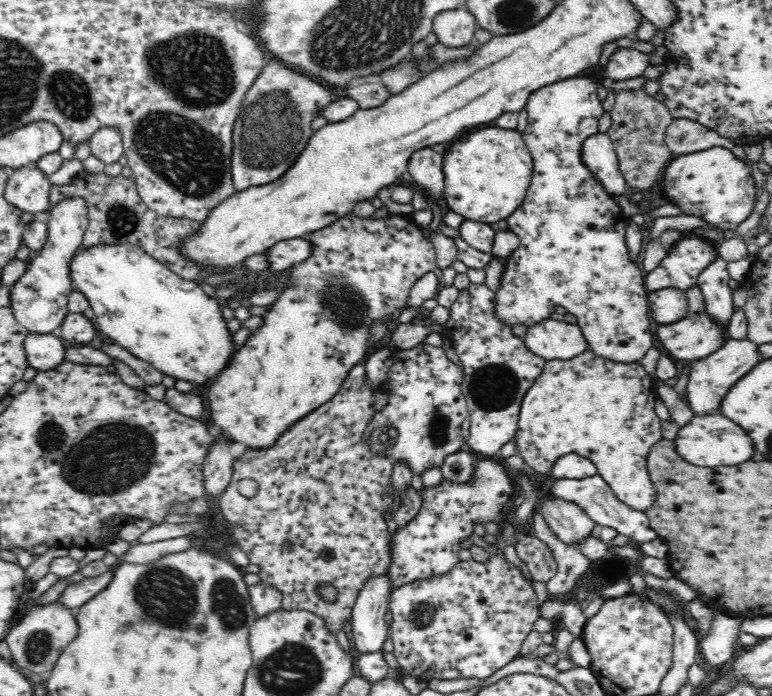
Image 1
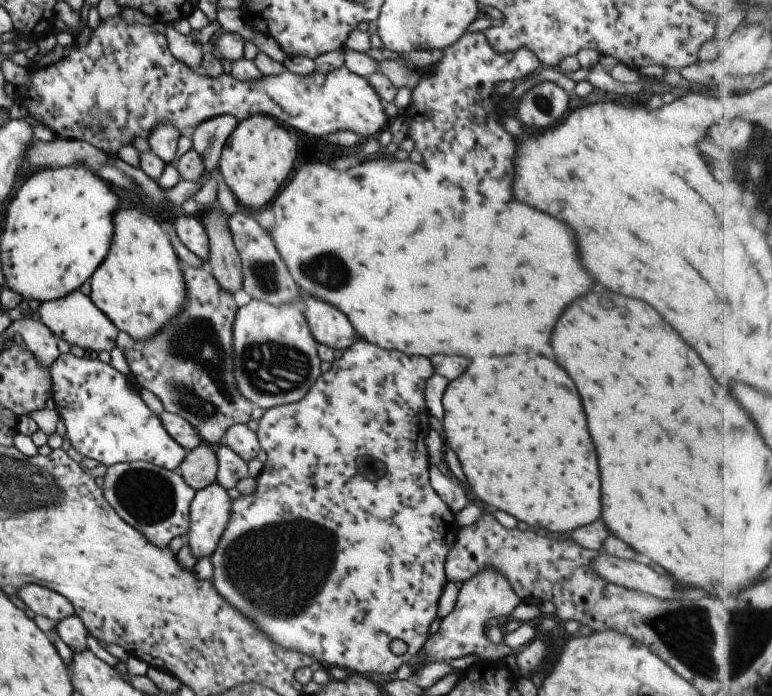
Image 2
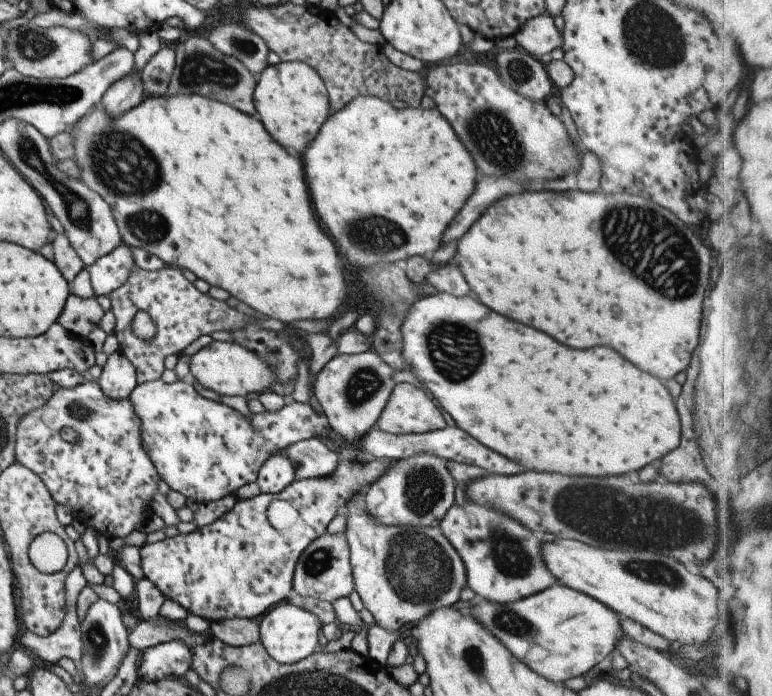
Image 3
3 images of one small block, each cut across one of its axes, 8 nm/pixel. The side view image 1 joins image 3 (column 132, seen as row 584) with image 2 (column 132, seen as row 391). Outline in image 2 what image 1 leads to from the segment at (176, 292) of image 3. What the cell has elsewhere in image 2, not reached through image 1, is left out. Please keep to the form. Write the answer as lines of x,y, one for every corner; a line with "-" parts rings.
209,263
202,268
186,266
182,268
186,282
186,308
174,318
174,322
166,324
155,338
148,342
140,342
130,338
126,332
119,331
116,339
117,347
124,353
124,358
130,367
130,372
147,390
160,399
166,412
179,414
187,420
207,444
218,444
226,430
232,424
245,424
250,420
250,414
255,404
246,400
236,386
234,378
234,352
232,352
232,324
237,312
236,301
230,292
222,290
211,273

